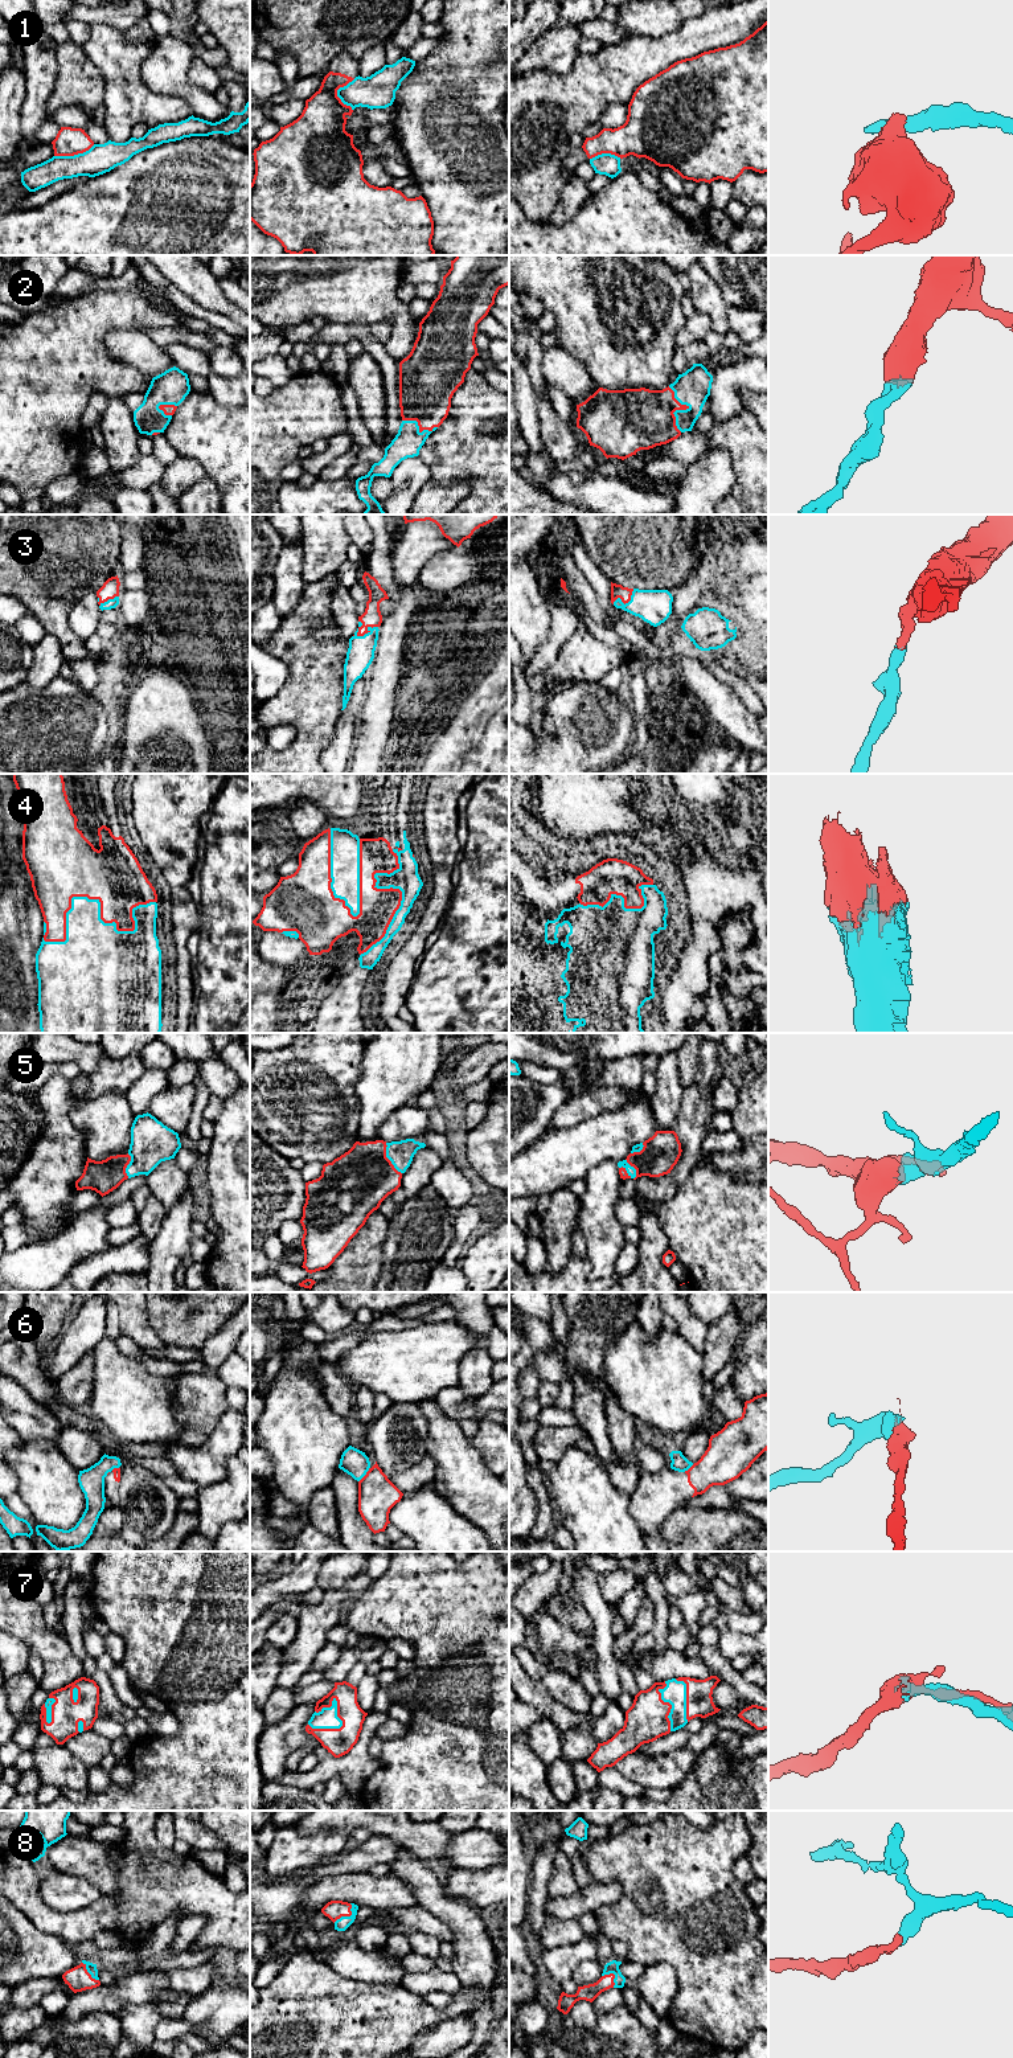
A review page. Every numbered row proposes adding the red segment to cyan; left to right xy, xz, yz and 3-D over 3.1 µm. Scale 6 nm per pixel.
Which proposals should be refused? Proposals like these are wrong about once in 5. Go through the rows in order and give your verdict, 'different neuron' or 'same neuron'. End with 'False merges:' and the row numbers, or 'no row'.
1: different neuron
2: same neuron
3: same neuron
4: same neuron
5: same neuron
6: different neuron
7: same neuron
8: same neuron
False merges: 1, 6

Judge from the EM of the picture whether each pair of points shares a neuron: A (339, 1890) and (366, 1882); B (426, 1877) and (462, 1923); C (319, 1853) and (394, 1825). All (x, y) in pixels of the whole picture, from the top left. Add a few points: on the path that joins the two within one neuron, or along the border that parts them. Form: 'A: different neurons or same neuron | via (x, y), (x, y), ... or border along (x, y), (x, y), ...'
A: same neuron | via (345, 1888), (360, 1888)
B: same neuron | via (427, 1889), (450, 1911)
C: different neurons | border along (349, 1831), (322, 1831), (315, 1833)

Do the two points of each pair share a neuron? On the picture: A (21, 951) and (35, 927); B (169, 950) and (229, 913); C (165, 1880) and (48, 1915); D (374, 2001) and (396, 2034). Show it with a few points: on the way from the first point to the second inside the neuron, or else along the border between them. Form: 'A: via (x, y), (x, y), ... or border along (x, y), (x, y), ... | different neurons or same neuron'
A: border along (24, 905), (28, 913), (28, 933), (35, 955) | different neurons
B: border along (169, 915), (175, 945), (176, 978) | different neurons
C: via (136, 1895), (115, 1911), (89, 1921), (77, 1921) | same neuron
D: via (374, 2009), (374, 2013), (388, 2026) | same neuron

